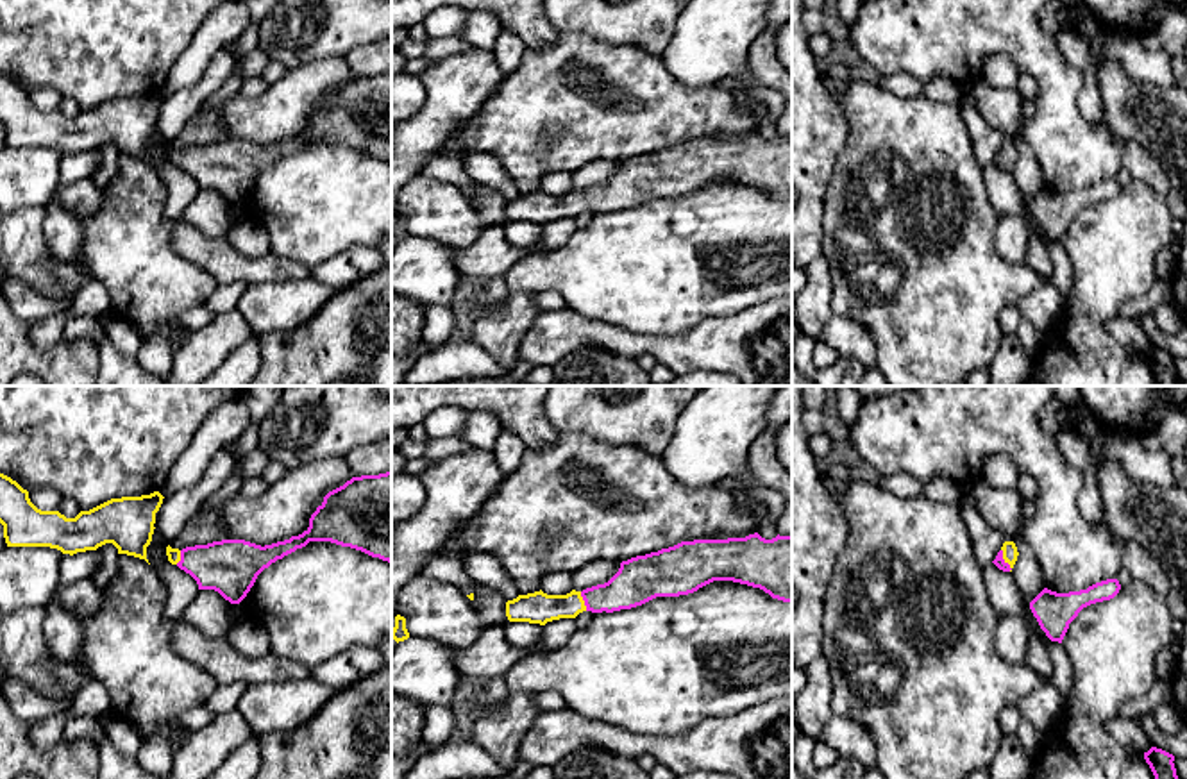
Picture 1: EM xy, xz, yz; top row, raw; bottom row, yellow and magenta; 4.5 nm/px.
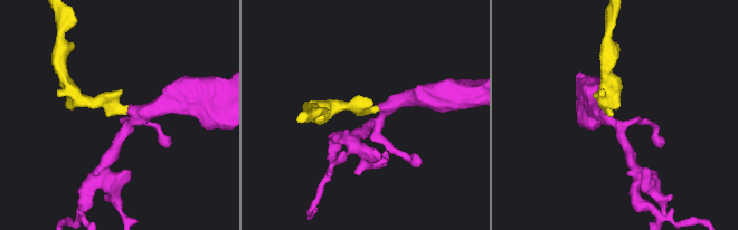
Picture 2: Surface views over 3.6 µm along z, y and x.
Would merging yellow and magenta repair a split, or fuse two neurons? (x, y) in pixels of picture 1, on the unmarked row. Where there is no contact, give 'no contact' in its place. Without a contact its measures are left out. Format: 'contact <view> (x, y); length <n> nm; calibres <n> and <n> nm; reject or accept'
contact yz (1003, 158); length 110 nm; calibres 70 and 50 nm; accept

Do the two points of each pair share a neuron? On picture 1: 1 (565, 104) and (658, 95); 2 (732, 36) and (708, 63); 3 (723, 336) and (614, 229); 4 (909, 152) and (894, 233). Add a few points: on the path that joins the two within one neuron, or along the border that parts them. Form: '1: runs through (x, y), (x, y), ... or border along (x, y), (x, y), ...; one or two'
1: runs through (589, 104), (603, 113), (635, 104); one
2: runs through (724, 43), (712, 56); one
3: border along (746, 308), (710, 315), (685, 331), (665, 335); two
4: runs through (909, 172), (909, 181), (896, 199), (896, 213); one

